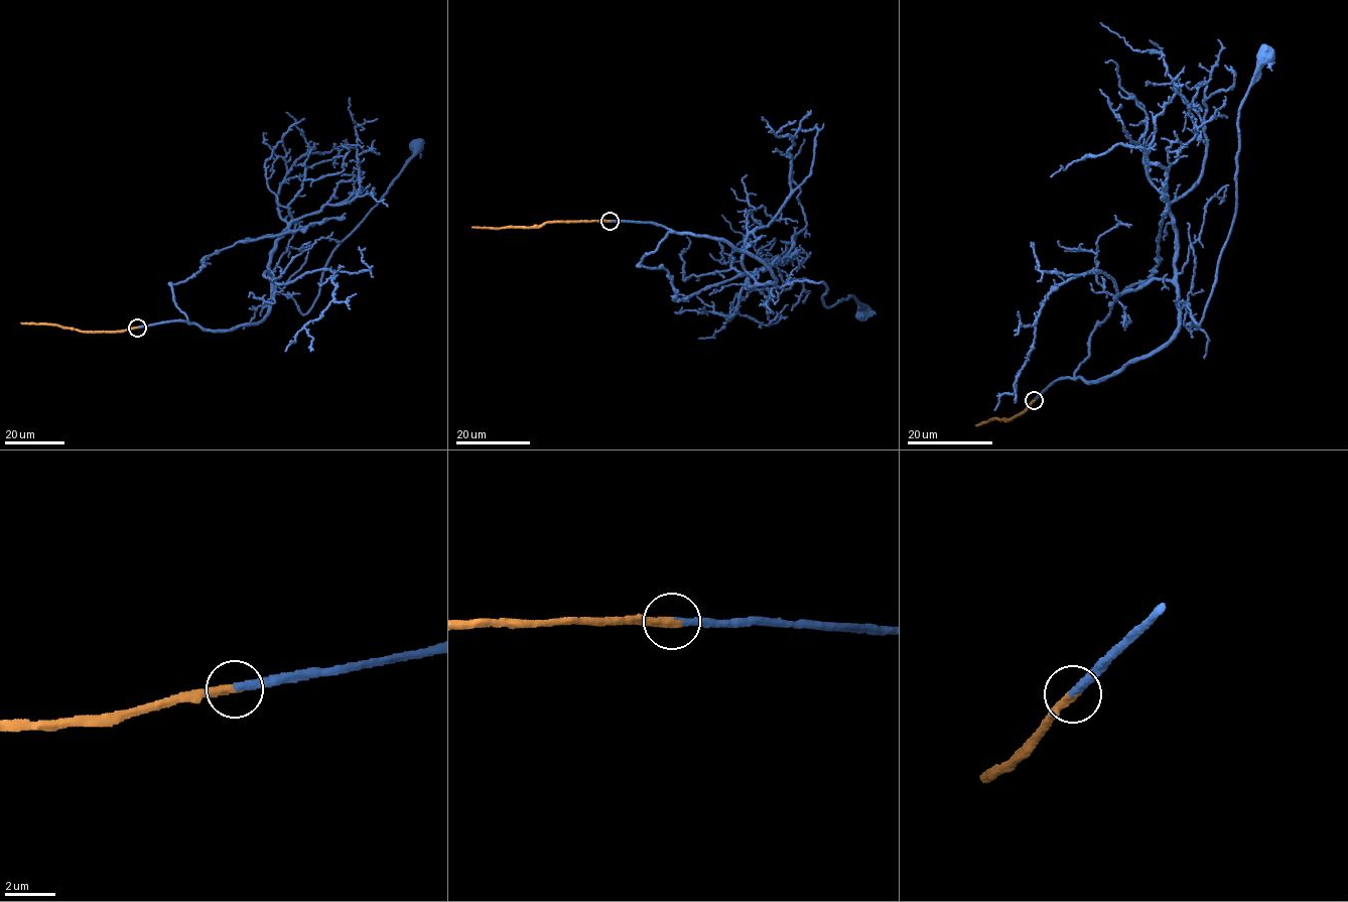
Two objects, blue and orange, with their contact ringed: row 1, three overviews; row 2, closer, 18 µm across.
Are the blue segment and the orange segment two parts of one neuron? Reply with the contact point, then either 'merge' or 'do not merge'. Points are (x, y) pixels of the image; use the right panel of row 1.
at (1034, 400); merge

